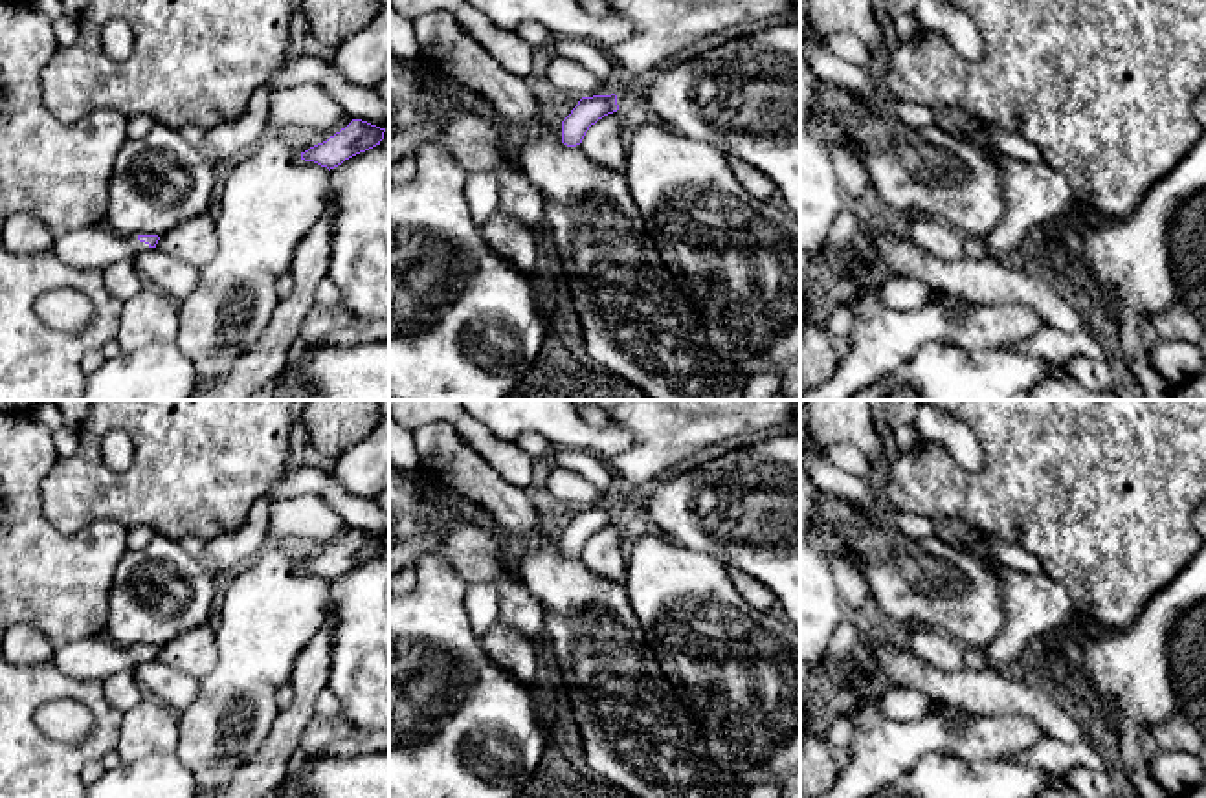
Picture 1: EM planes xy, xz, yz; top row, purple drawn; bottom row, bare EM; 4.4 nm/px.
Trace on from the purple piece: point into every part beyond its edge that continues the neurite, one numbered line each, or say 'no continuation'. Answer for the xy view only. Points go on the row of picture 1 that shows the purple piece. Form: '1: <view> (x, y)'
1: xy (96, 246)

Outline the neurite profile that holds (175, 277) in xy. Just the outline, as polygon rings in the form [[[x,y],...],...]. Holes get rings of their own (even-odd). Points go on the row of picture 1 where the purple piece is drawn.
[[[158,248],[136,251],[130,262],[138,273],[160,292],[182,303],[196,288],[200,270],[189,262],[165,255]]]

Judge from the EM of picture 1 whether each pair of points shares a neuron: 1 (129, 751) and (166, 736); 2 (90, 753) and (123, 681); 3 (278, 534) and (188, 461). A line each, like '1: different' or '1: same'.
1: same
2: different
3: different

